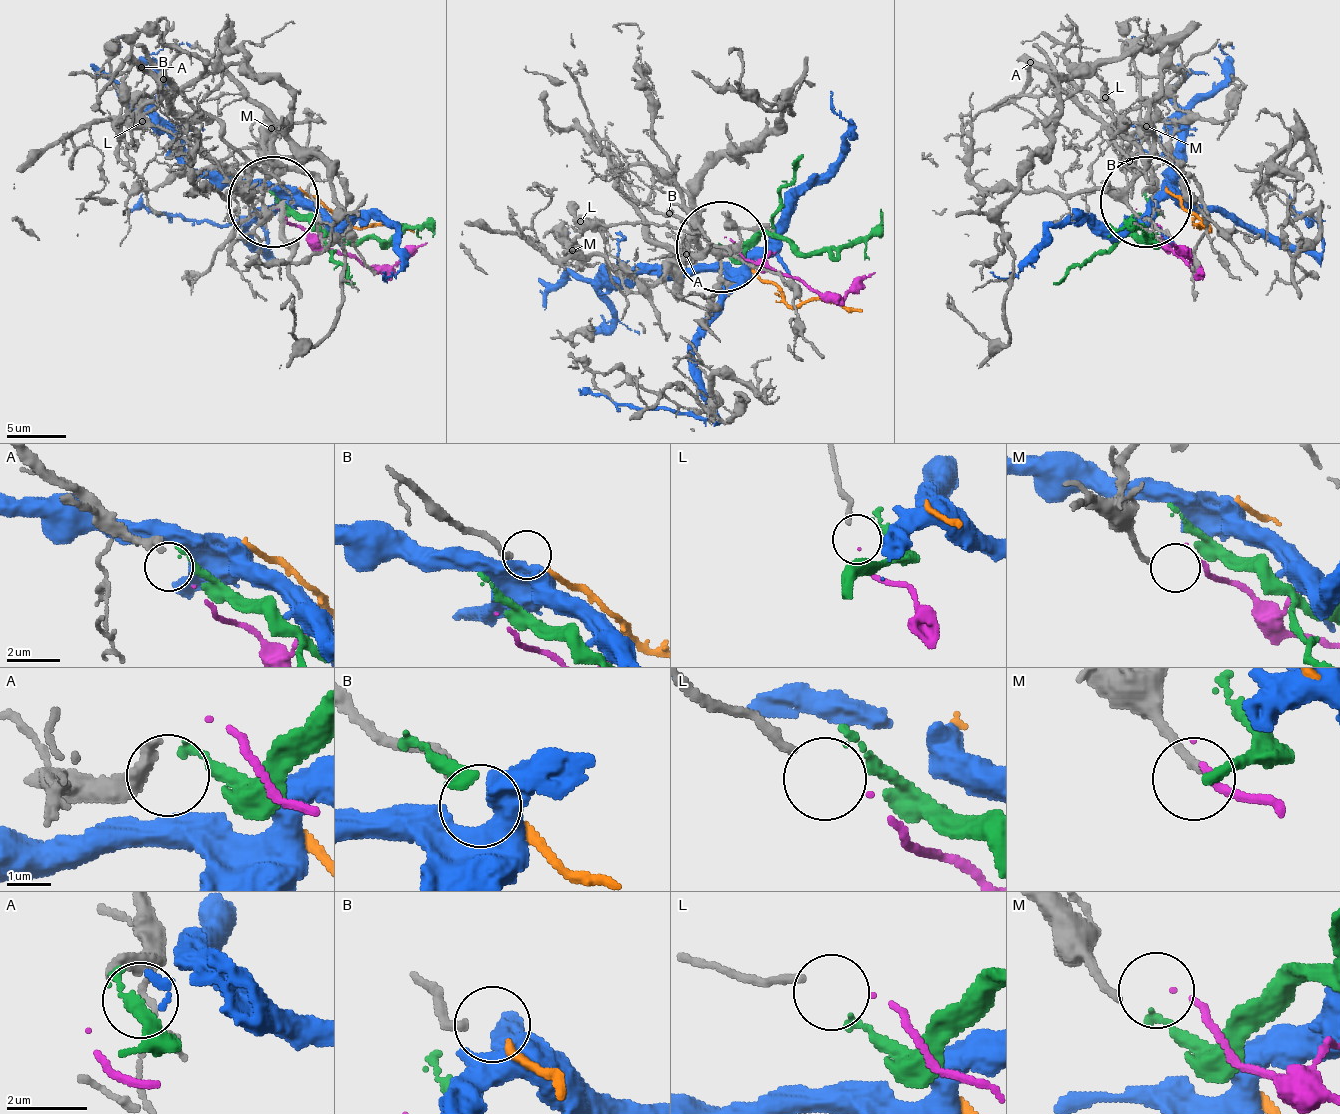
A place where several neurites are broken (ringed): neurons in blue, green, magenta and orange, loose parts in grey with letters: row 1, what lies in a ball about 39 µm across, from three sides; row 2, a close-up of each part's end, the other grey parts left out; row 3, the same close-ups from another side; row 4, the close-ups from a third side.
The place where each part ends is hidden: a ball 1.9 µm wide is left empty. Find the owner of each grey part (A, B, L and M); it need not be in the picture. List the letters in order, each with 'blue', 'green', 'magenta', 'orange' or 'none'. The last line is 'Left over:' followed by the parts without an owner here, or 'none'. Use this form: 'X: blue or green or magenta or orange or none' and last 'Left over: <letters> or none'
A: green
B: orange
L: magenta
M: none
Left over: M

